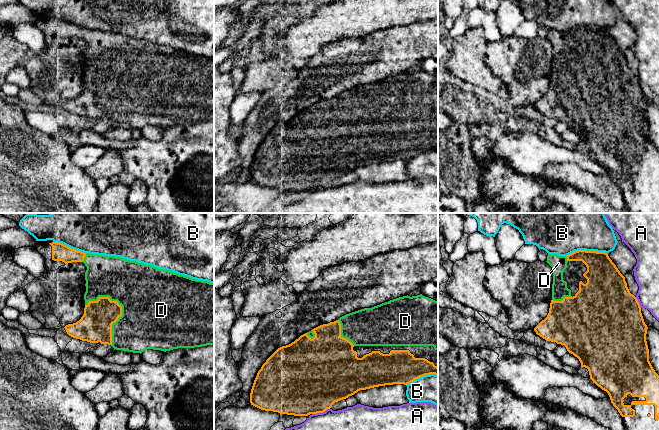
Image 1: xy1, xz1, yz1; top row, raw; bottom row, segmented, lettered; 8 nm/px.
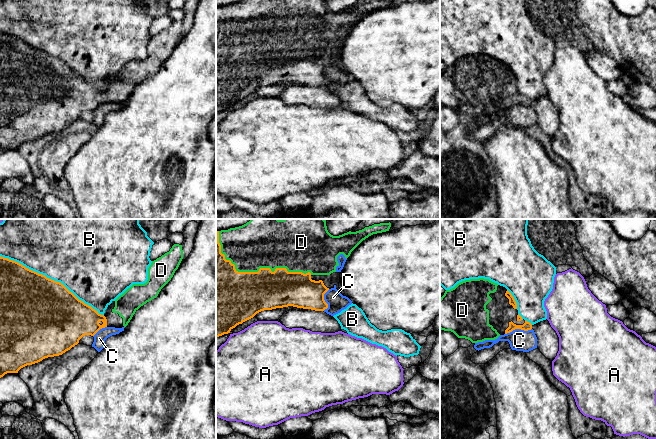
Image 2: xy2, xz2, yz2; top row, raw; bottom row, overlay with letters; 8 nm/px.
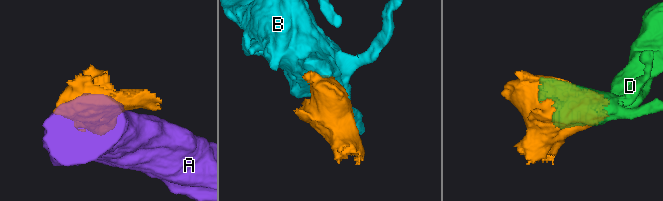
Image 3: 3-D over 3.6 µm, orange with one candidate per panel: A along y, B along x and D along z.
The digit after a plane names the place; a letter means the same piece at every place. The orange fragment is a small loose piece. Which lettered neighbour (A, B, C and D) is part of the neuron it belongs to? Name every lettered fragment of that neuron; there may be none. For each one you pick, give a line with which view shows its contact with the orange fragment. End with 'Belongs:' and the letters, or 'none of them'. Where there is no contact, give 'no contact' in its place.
D: xz2
Belongs: D

